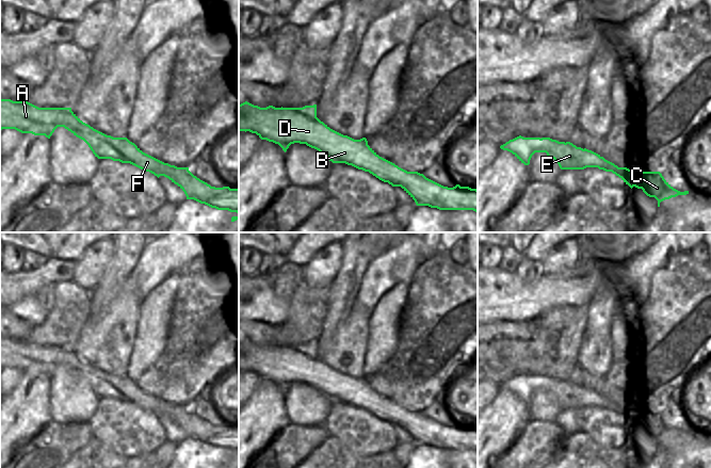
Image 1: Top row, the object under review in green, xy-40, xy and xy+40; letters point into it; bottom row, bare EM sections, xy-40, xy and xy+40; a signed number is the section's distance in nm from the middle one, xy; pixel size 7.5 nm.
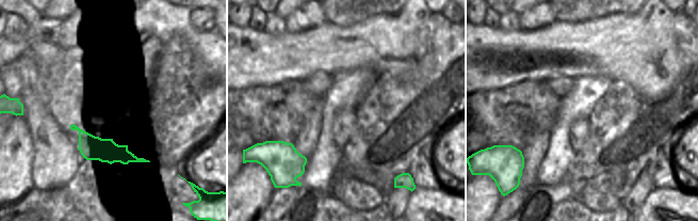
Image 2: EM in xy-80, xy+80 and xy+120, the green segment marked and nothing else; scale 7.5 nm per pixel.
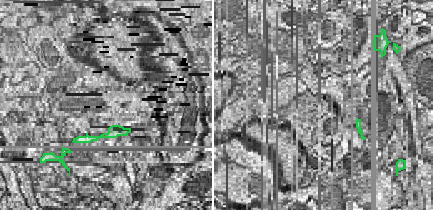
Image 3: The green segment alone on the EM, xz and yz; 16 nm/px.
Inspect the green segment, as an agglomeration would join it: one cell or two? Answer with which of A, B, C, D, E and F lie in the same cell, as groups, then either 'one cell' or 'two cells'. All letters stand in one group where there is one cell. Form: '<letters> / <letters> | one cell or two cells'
A B C D F / E | two cells

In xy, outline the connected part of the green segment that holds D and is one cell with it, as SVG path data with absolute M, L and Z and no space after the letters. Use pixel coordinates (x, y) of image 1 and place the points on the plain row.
M247 340L239 343L239 370L256 372L261 378L275 383L294 383L304 381L311 383L325 393L333 402L345 402L358 408L369 410L379 419L392 425L401 425L417 445L429 445L439 449L473 449L478 451L478 429L456 423L443 425L418 410L407 410L394 402L379 396L369 384L366 376L354 378L343 374L321 360L317 356L317 343L303 346L260 346Z

